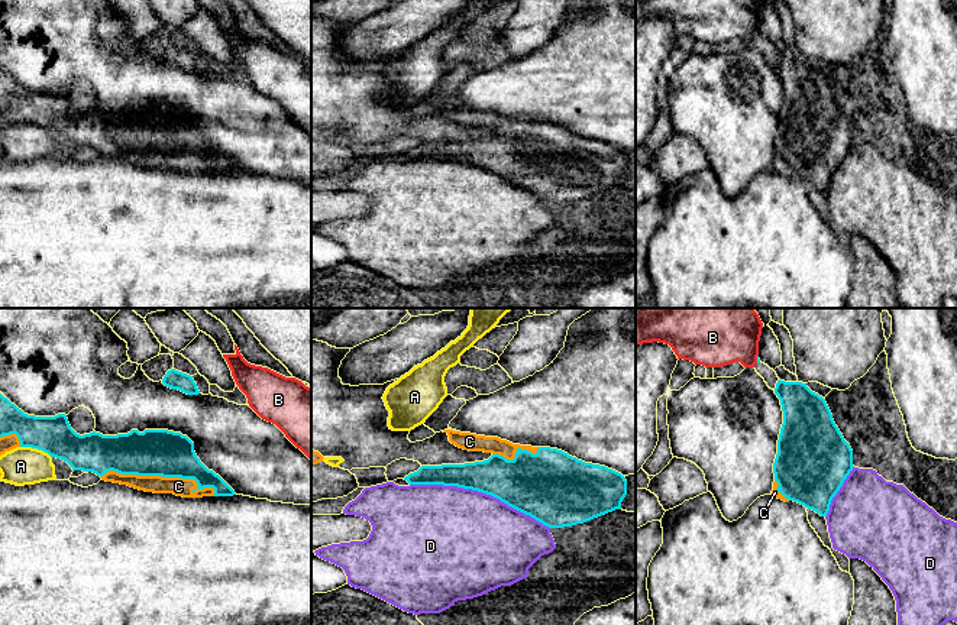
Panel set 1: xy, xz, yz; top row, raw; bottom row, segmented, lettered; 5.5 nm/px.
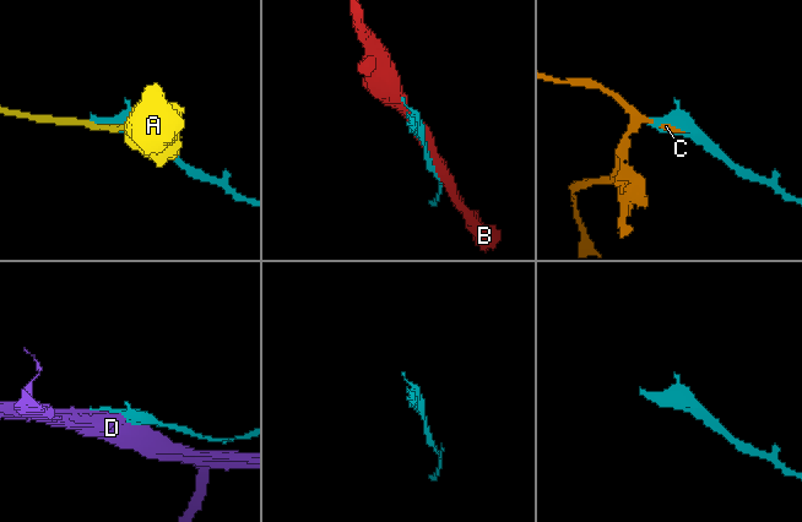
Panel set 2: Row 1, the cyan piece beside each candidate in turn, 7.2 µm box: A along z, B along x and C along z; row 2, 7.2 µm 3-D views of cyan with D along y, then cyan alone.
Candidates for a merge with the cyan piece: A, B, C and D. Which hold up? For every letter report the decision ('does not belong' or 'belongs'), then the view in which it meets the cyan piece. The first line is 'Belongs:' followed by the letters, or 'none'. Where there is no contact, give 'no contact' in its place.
Belongs: C
A: does not belong; contact in xy
B: does not belong; contact in yz
C: belongs; contact in xy
D: does not belong; contact in xz

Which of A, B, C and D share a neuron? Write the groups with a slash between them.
A / B / C / D

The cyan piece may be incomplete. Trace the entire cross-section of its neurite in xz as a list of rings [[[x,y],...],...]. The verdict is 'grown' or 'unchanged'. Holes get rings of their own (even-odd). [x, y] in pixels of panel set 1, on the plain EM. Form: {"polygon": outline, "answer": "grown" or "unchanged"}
{"polygon": [[[444,106],[449,117],[459,124],[492,132],[484,137],[465,140],[421,142],[404,153],[410,161],[443,161],[491,171],[508,182],[530,191],[549,204],[583,200],[615,185],[627,171],[625,153],[605,142],[585,139],[550,123],[513,120],[498,113]]], "answer": "grown"}

